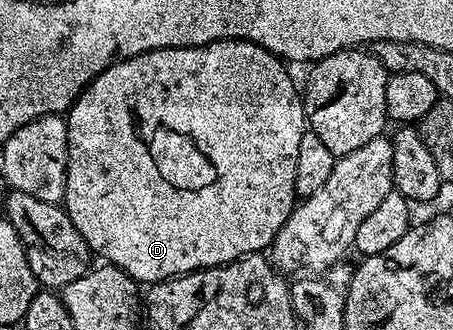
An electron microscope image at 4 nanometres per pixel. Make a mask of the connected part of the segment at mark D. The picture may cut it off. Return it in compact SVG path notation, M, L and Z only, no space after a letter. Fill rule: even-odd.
M229 39L227 41L215 41L209 45L191 45L190 47L178 47L177 49L155 49L149 53L139 53L125 61L113 61L110 67L106 67L91 83L89 83L79 97L76 98L72 108L66 114L68 123L68 166L66 167L66 191L62 208L70 215L74 227L86 239L88 248L92 250L97 258L103 259L107 264L116 265L126 275L130 276L137 283L155 283L157 281L169 281L171 277L181 277L183 273L193 273L196 269L212 269L215 265L228 265L232 261L238 261L241 257L259 254L271 246L272 240L278 235L278 231L286 223L286 219L292 214L298 198L294 191L294 167L298 163L298 143L302 143L302 135L306 131L306 118L304 115L304 103L301 90L298 85L292 82L288 74L289 66L281 58L255 45L252 41L238 41Z

